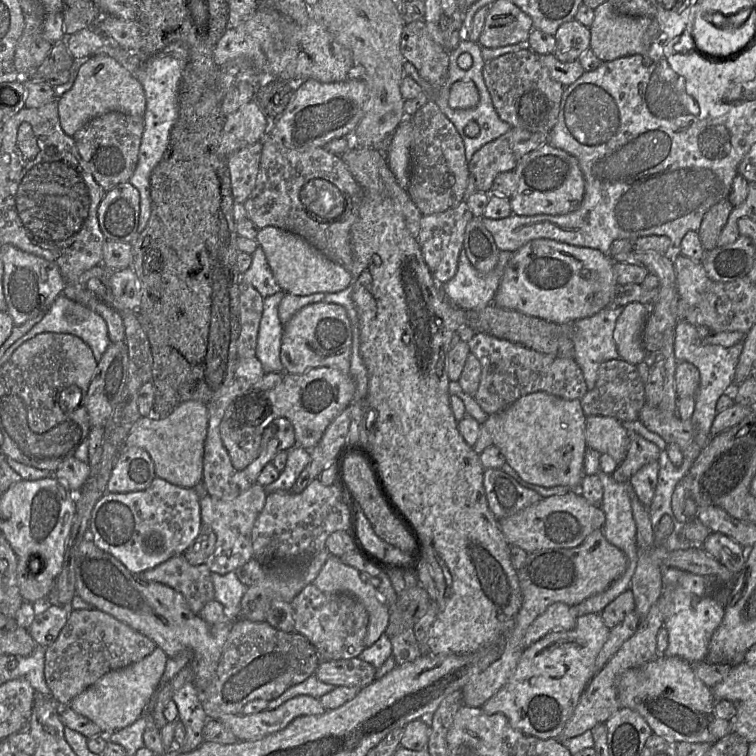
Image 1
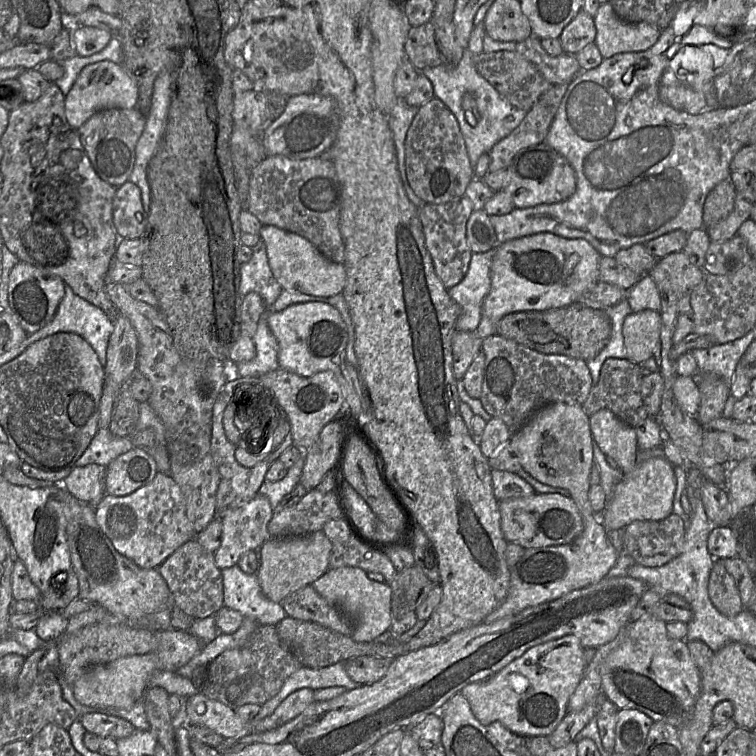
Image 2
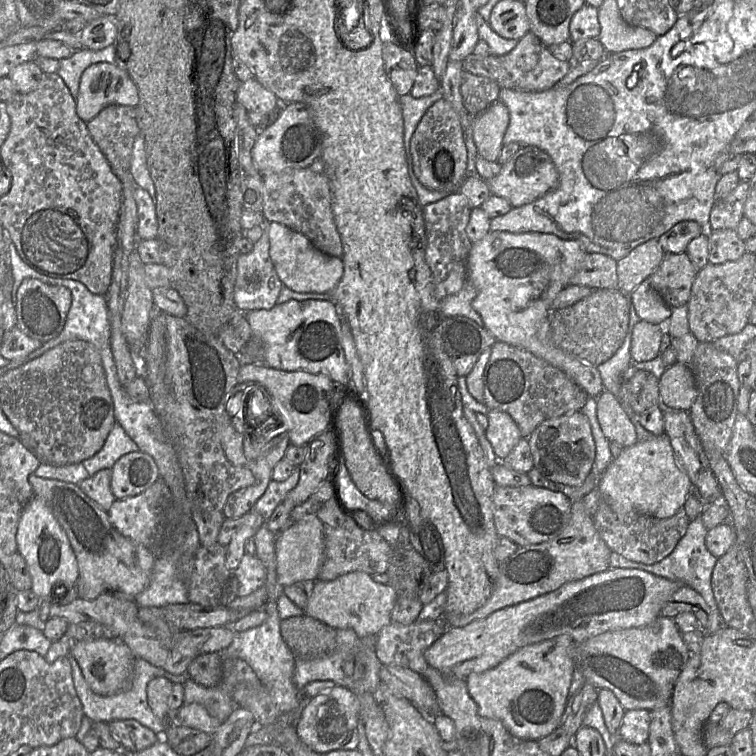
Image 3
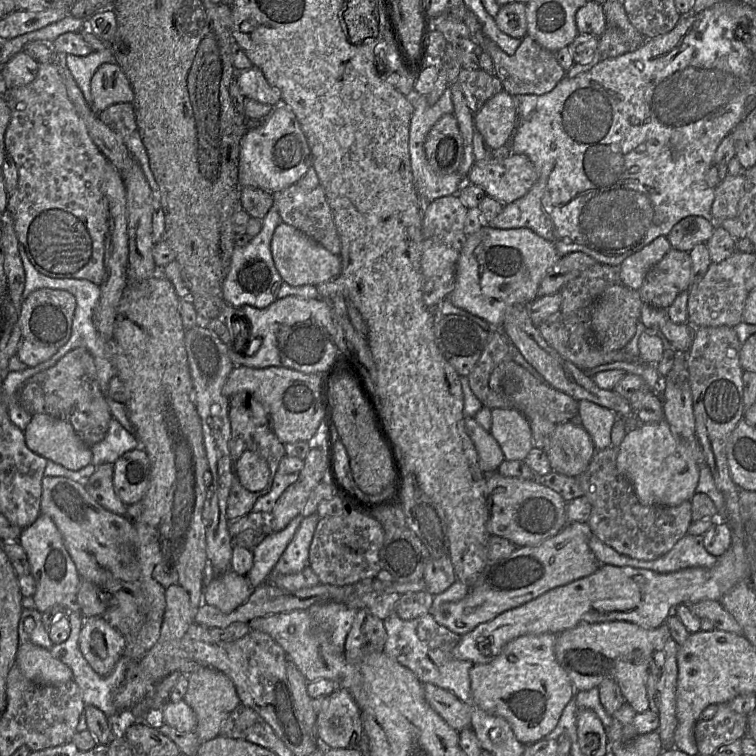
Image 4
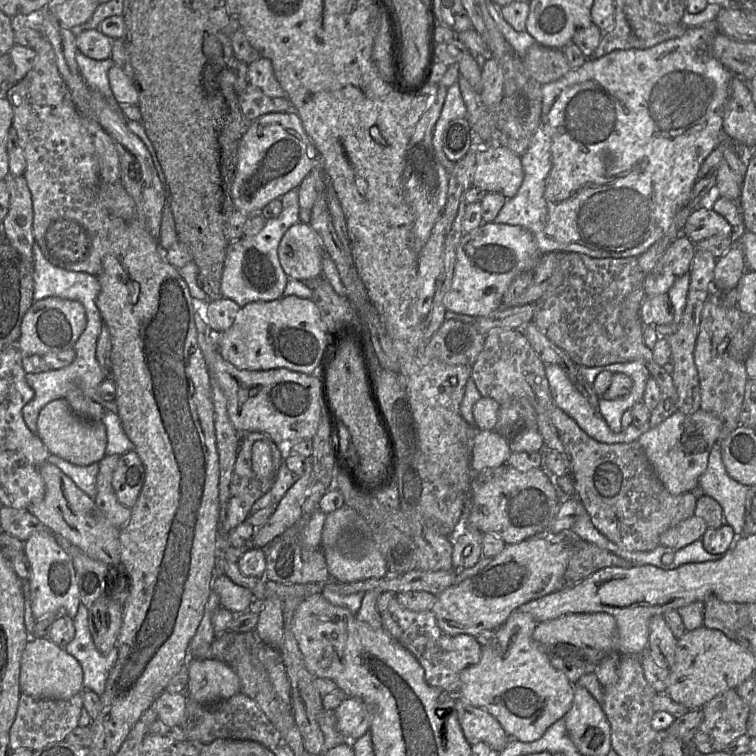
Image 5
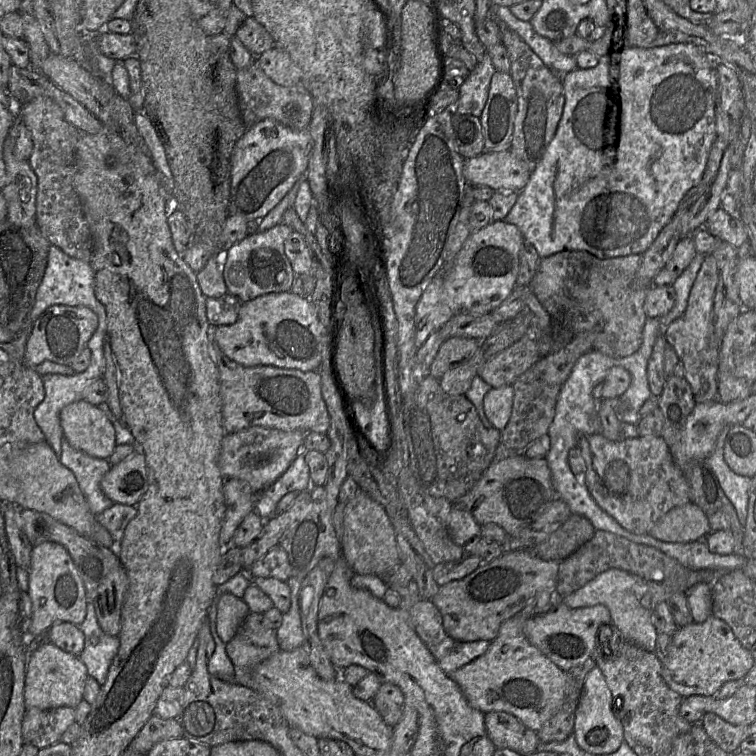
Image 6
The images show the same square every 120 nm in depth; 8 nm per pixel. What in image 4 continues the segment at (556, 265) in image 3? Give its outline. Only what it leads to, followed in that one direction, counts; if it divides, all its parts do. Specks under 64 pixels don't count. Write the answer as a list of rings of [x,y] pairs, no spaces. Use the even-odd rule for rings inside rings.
[[[485,225],[467,237],[457,262],[455,286],[447,298],[454,306],[484,319],[492,328],[501,328],[509,306],[517,303],[530,304],[538,298],[542,279],[559,257],[552,243],[528,228],[495,229]]]

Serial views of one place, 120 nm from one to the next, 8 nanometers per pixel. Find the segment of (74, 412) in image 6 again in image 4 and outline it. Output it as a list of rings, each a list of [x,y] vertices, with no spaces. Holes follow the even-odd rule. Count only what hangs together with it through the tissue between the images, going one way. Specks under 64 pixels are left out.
[[[35,414],[23,432],[27,447],[47,460],[72,471],[91,464],[91,447],[78,437],[67,421]]]

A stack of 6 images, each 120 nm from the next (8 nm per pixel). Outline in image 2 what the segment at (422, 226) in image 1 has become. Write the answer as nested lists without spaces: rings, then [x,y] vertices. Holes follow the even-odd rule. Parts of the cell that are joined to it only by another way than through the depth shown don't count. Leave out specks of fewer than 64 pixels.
[[[464,196],[444,204],[425,204],[418,209],[425,247],[446,290],[461,282],[468,270],[472,252],[466,240],[466,223],[472,212],[471,204]]]

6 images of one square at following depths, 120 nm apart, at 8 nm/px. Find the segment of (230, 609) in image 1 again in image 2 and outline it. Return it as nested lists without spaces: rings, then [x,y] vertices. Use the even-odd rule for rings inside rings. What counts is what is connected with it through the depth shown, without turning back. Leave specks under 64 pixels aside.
[[[238,564],[221,570],[221,573],[225,607],[260,625],[276,626],[287,616],[282,603],[273,602],[263,594],[256,573],[246,574]]]

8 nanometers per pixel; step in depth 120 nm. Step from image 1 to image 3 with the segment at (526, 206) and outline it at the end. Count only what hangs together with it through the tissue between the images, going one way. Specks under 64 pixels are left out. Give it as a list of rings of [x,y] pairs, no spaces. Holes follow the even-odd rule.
[[[526,146],[500,165],[498,175],[486,182],[491,195],[504,198],[512,207],[520,207],[553,190],[558,184],[558,172],[547,153],[535,146]]]

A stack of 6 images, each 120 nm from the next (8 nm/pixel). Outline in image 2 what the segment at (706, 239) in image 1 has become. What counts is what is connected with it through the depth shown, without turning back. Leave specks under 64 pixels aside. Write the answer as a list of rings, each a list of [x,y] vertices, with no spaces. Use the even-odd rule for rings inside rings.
[[[730,179],[718,183],[707,195],[703,208],[703,229],[724,220],[733,210],[737,191]]]

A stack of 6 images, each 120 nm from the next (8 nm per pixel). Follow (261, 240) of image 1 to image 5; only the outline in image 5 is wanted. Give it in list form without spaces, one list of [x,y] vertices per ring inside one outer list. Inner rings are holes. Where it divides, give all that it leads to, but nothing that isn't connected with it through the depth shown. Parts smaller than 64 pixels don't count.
[[[306,223],[292,225],[283,235],[278,257],[285,274],[305,281],[322,275],[324,248],[314,229]]]

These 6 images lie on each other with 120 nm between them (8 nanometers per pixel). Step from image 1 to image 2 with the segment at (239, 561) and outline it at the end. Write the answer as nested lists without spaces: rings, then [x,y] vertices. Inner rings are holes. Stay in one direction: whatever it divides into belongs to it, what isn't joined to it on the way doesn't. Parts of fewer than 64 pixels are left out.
[[[257,494],[242,506],[219,512],[216,518],[219,518],[222,523],[222,539],[219,548],[214,553],[216,566],[221,570],[230,568],[236,565],[247,551],[261,547],[269,539],[267,526],[272,514],[269,500],[261,494]]]

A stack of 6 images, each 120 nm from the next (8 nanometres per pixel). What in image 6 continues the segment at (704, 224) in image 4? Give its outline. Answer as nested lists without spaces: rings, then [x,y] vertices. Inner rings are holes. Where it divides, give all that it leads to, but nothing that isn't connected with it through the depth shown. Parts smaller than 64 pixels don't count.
[[[723,209],[713,212],[704,227],[719,241],[725,241],[739,248],[748,241],[748,232],[740,218],[733,218]]]

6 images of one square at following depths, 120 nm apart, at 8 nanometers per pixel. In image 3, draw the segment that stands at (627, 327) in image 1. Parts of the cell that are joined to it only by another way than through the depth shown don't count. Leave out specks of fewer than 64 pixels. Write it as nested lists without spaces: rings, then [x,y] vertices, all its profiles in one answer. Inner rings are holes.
[[[640,320],[632,330],[631,356],[635,362],[650,361],[660,355],[664,325]]]

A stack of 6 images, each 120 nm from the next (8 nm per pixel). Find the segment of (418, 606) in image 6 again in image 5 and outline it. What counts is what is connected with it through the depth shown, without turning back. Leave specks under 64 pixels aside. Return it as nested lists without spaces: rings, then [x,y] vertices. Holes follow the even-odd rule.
[[[396,597],[382,612],[382,621],[384,629],[419,661],[424,668],[427,683],[446,692],[458,693],[461,671],[478,663],[481,658],[482,645],[475,636],[446,634],[438,626],[432,610],[422,612],[409,610],[403,607]]]

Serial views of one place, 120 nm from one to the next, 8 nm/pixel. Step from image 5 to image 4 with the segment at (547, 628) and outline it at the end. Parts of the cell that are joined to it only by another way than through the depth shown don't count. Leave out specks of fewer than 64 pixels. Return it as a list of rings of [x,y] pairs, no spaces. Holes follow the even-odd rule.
[[[627,621],[585,622],[560,632],[557,636],[554,651],[557,662],[568,674],[576,691],[590,690],[594,687],[598,687],[605,679],[612,679],[618,684],[625,702],[627,702],[636,713],[640,713],[649,709],[646,682],[655,649],[657,649],[658,652],[662,650],[664,643],[669,638],[671,638],[671,633],[666,623],[655,629],[644,629]]]

